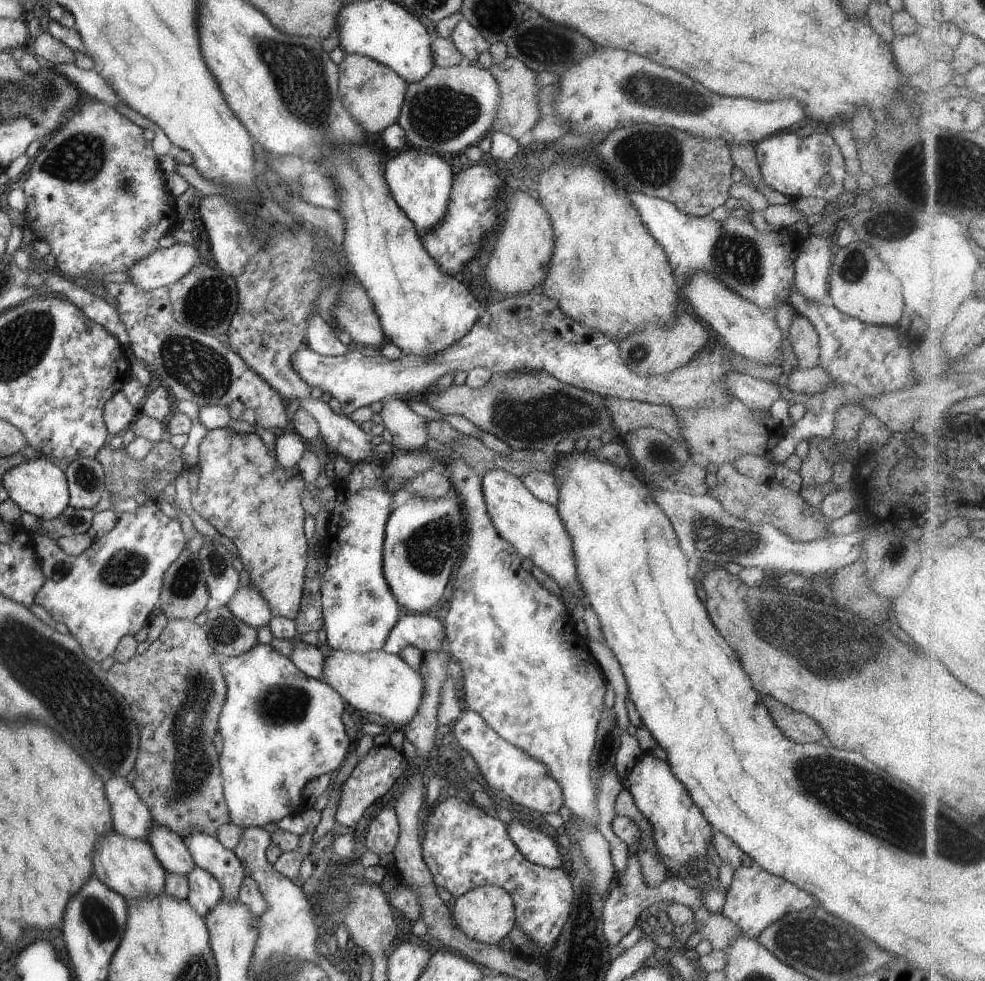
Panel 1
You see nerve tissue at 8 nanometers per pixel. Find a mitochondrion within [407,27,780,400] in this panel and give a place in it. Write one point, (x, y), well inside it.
(645, 89)

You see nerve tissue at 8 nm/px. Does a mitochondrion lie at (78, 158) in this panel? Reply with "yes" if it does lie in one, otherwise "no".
yes

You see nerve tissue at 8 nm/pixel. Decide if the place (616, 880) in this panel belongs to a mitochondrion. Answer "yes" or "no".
no

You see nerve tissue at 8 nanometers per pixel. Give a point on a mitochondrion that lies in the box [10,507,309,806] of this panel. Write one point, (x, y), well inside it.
(124, 567)

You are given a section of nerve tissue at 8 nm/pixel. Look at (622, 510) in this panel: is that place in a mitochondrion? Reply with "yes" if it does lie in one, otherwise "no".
no

